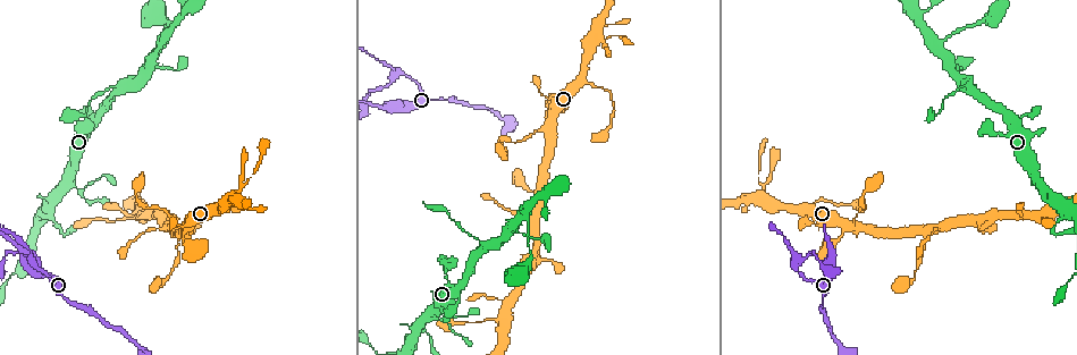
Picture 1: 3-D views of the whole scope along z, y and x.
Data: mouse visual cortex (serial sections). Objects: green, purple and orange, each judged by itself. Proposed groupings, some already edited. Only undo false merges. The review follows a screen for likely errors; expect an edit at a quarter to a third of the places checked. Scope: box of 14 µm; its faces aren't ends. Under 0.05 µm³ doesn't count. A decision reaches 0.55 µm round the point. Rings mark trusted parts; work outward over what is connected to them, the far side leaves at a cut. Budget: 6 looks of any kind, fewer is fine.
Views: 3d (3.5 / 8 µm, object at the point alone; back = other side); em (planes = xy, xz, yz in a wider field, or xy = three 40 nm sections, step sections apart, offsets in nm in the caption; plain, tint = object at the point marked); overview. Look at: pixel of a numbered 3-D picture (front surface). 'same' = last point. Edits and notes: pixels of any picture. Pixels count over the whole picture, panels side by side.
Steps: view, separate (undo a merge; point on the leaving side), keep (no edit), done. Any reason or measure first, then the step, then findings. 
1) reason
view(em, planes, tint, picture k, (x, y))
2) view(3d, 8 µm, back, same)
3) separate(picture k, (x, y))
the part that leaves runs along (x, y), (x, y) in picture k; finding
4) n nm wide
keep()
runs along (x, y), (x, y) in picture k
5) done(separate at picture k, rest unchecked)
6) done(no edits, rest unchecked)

a fork
view(3d, 3.5 µm, picture 1, (1039, 182))

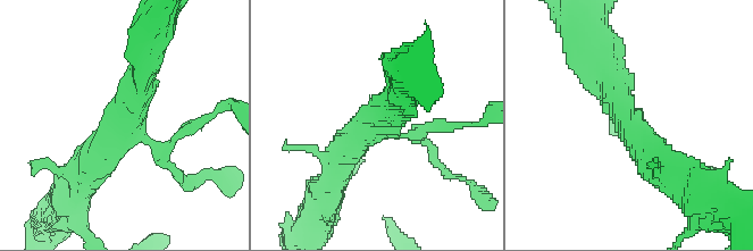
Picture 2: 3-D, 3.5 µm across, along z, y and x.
3 arms; arms of 150, 400, 450 nm
view(em, planes, tint, picture 2, (629, 124))

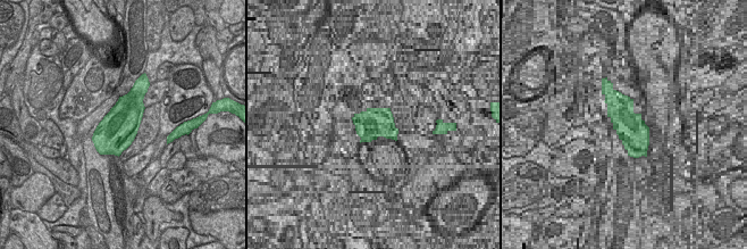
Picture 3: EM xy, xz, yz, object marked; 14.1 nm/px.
keep()
runs along (601, 61), (621, 114), (674, 174) in picture 2; one cell here

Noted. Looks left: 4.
arms part here
view(3d, 3.5 µm, back, picture 1, (396, 76))

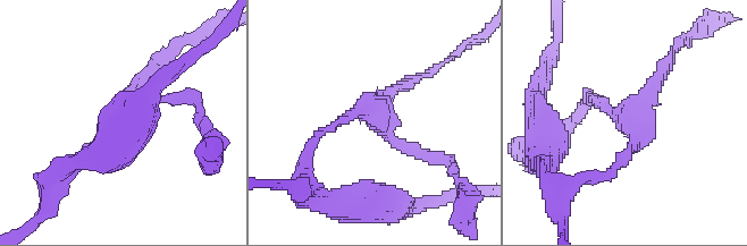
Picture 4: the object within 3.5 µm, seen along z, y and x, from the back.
3 arms; arms of 100, 100, 150 nm
view(em, xy, step 1, tint, picture 4, (634, 118))

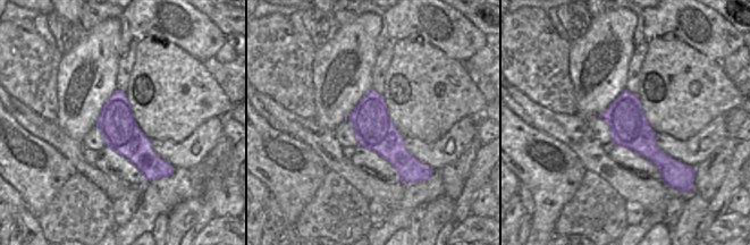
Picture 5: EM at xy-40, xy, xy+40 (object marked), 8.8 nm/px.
keep()
runs along (70, 169), (137, 105), (171, 99) in picture 4; all the same cell

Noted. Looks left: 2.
thick turns thin
view(3d, 3.5 µm, back, picture 1, (937, 228))

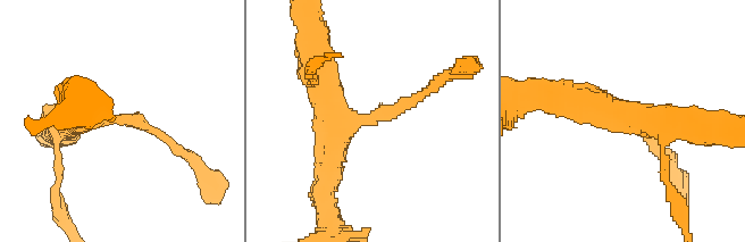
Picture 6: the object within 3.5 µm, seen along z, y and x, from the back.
arms of 150, 450 nm
view(em, xy, step 1, tint, picture 6, (119, 119))

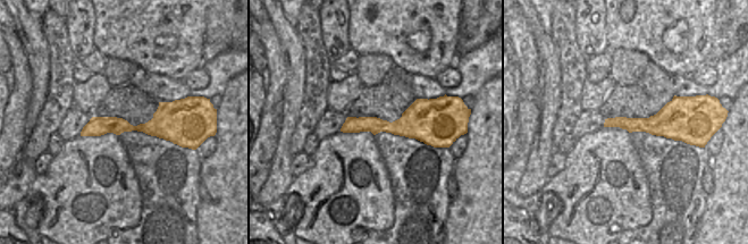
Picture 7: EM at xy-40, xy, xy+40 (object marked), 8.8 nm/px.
170 nm wide
keep()
runs along (181, 117), (84, 133) in picture 7; continuous, no second cell

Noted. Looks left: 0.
done(no edits, rest unchecked)

